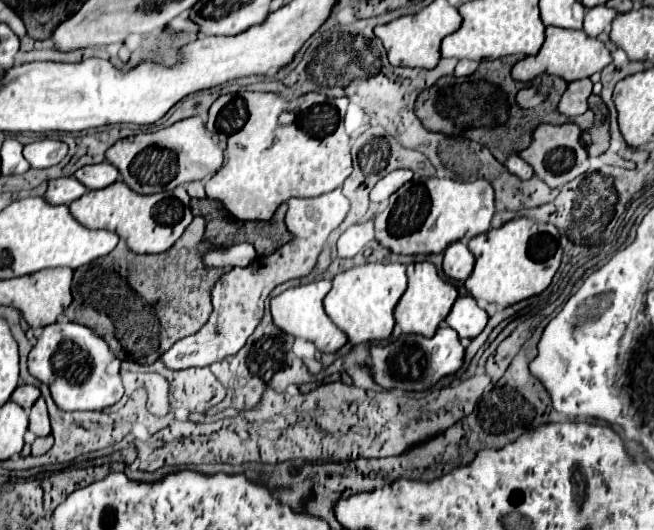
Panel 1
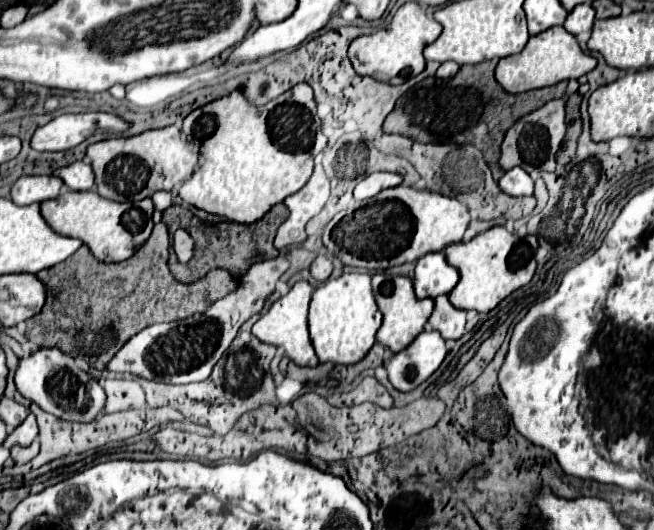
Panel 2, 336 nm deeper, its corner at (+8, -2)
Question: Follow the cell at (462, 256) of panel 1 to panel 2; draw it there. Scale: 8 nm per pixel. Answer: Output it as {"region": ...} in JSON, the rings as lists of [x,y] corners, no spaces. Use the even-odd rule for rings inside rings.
{"region":[[[428,253],[416,263],[416,275],[414,275],[414,291],[416,297],[438,297],[448,295],[456,283],[458,283],[458,271],[446,261],[446,255],[440,253]]]}

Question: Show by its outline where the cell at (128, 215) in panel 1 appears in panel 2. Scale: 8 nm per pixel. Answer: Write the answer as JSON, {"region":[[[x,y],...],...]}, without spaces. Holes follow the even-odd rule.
{"region":[[[64,191],[60,197],[40,203],[40,209],[52,229],[58,229],[60,235],[82,239],[90,247],[92,255],[104,263],[116,263],[132,257],[132,253],[136,253],[136,249],[140,249],[140,245],[150,237],[154,227],[152,199],[116,203],[100,197],[96,191]]]}

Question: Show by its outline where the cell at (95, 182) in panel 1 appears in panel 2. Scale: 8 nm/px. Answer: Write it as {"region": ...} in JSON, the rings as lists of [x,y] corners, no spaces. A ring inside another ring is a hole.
{"region":[[[76,161],[68,167],[56,169],[54,175],[60,177],[72,191],[90,191],[94,187],[94,171],[84,161]]]}

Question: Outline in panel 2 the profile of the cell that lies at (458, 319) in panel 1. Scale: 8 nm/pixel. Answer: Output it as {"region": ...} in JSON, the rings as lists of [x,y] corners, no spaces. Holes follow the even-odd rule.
{"region":[[[440,295],[434,299],[436,307],[434,313],[430,315],[430,325],[432,329],[440,331],[444,339],[460,339],[464,335],[466,327],[466,311],[456,309],[446,295]]]}

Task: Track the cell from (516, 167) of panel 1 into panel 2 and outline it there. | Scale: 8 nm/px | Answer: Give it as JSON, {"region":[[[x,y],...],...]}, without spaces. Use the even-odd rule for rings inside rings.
{"region":[[[514,167],[514,169],[506,171],[502,175],[502,179],[498,181],[498,185],[504,193],[508,193],[512,197],[532,195],[532,191],[534,191],[534,181],[522,167]]]}

